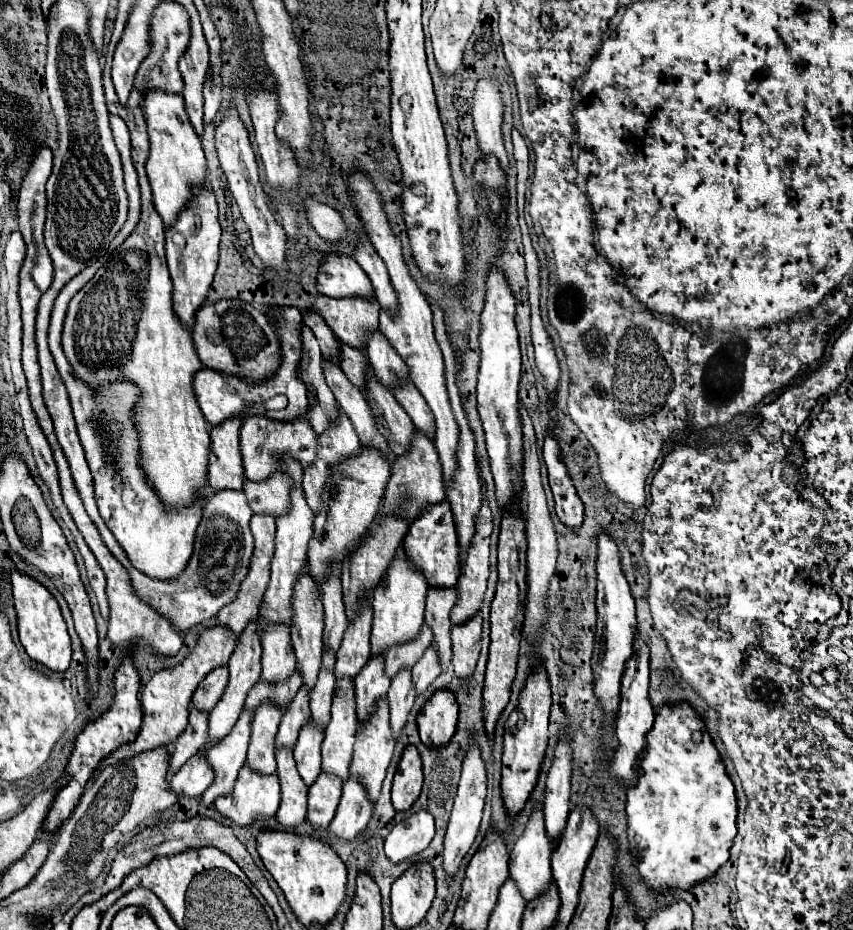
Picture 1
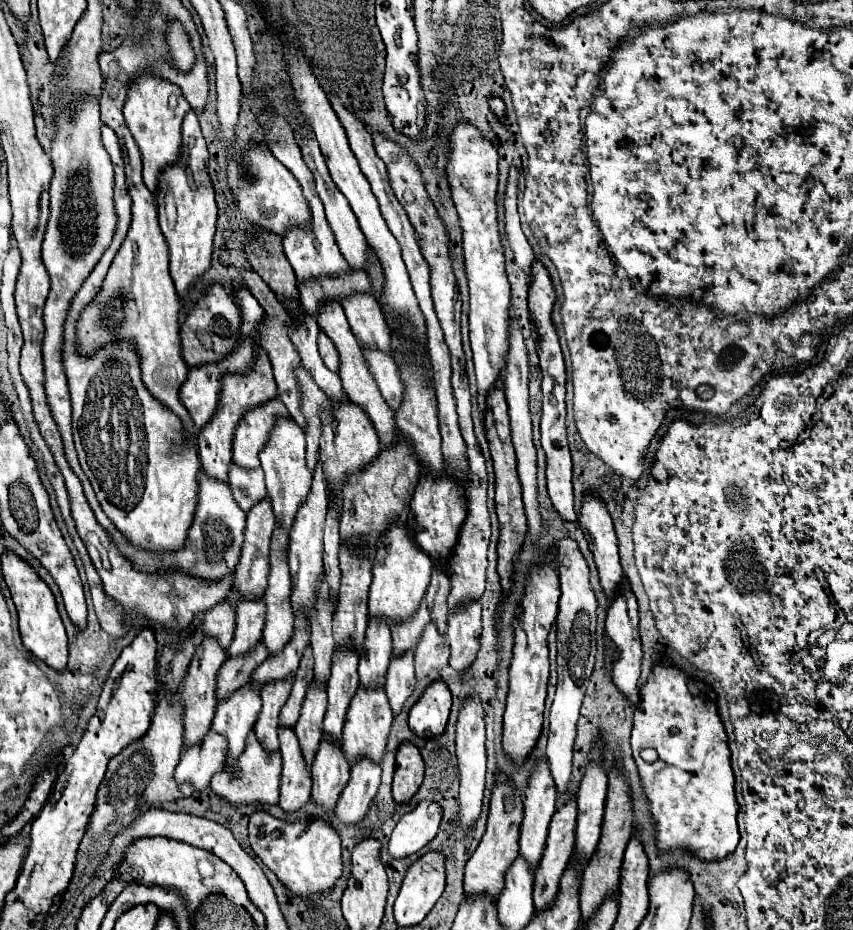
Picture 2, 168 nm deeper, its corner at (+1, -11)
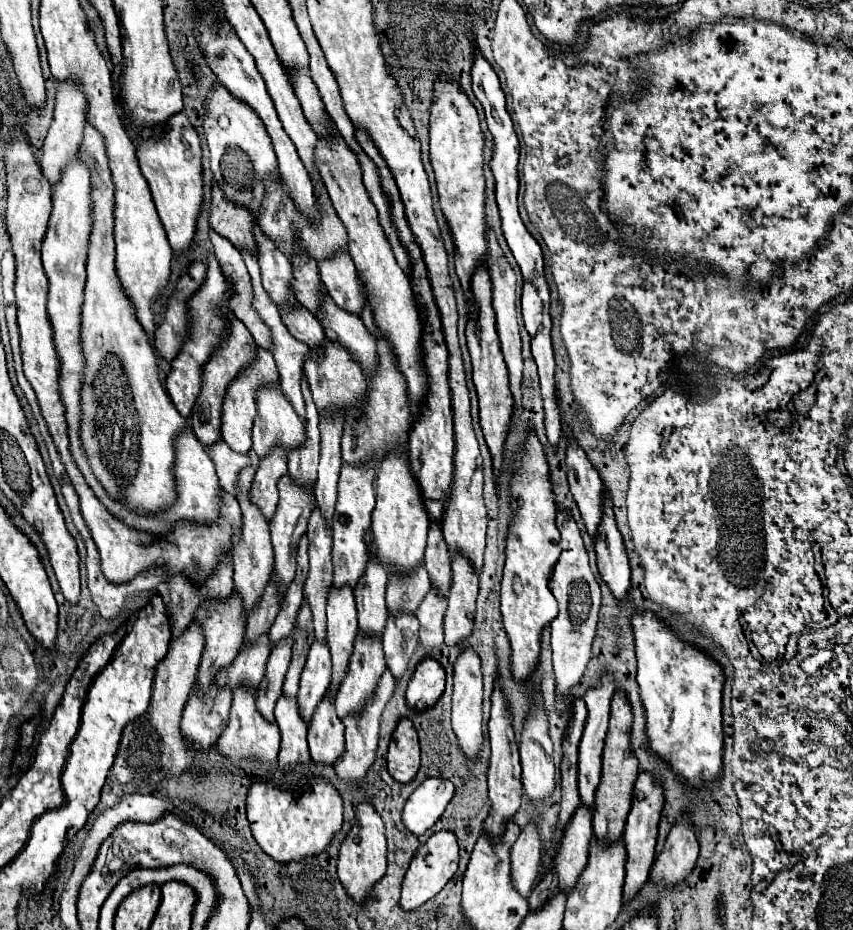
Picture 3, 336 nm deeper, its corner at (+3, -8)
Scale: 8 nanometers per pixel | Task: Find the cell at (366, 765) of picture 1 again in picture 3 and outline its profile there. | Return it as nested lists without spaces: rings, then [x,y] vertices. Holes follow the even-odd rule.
[[[357,633],[349,669],[343,681],[339,683],[339,691],[335,697],[339,717],[359,713],[363,703],[367,703],[367,699],[375,691],[383,669],[387,669],[387,665],[383,657],[381,639],[371,637],[367,633]]]

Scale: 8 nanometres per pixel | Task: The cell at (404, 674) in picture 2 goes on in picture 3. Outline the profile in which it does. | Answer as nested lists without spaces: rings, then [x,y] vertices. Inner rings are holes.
[[[393,613],[387,617],[387,625],[383,629],[383,651],[387,659],[387,667],[399,679],[409,663],[409,657],[419,643],[419,621],[413,613]]]

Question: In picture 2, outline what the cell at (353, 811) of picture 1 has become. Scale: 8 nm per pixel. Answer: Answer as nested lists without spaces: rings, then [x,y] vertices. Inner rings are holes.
[[[359,760],[351,768],[351,778],[341,792],[341,800],[337,802],[335,816],[341,824],[351,826],[359,824],[371,808],[371,802],[377,794],[381,782],[381,766],[369,760]]]

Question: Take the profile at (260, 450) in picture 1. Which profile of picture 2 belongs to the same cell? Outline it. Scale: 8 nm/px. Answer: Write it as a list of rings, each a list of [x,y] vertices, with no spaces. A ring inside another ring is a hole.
[[[279,398],[245,414],[245,420],[241,420],[233,438],[233,462],[237,466],[259,468],[259,452],[265,448],[279,418],[291,420],[289,410],[279,402]]]

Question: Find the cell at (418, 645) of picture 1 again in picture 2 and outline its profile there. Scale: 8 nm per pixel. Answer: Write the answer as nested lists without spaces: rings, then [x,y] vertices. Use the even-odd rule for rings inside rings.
[[[425,600],[421,602],[421,608],[417,610],[417,616],[413,616],[413,620],[409,620],[409,624],[397,624],[397,628],[391,628],[391,636],[393,636],[393,658],[403,656],[409,650],[417,648],[417,642],[425,630],[425,626],[429,624],[429,610],[425,608]]]

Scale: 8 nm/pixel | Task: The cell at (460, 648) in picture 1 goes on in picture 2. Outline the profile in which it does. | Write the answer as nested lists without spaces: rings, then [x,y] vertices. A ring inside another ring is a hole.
[[[469,604],[465,612],[449,612],[449,624],[445,636],[451,648],[449,666],[457,672],[467,670],[479,652],[481,606]]]

